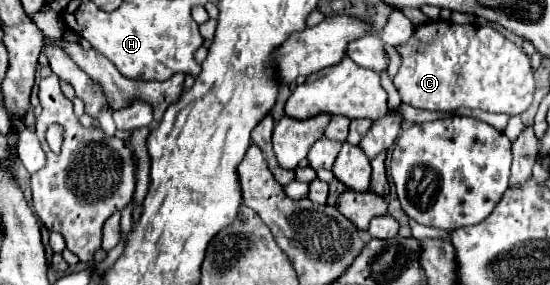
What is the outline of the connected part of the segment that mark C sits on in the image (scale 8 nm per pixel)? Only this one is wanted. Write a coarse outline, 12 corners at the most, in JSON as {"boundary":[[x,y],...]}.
{"boundary":[[428,21],[396,51],[406,105],[520,115],[530,55],[490,25]]}

